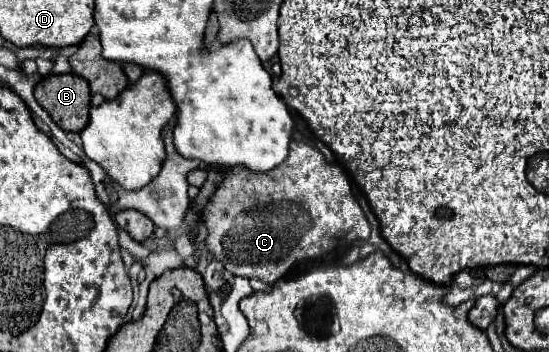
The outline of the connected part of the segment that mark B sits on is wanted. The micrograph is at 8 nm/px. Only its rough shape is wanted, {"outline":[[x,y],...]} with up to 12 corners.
{"outline":[[51,74],[37,102],[67,132],[89,124],[91,90],[77,74]]}

